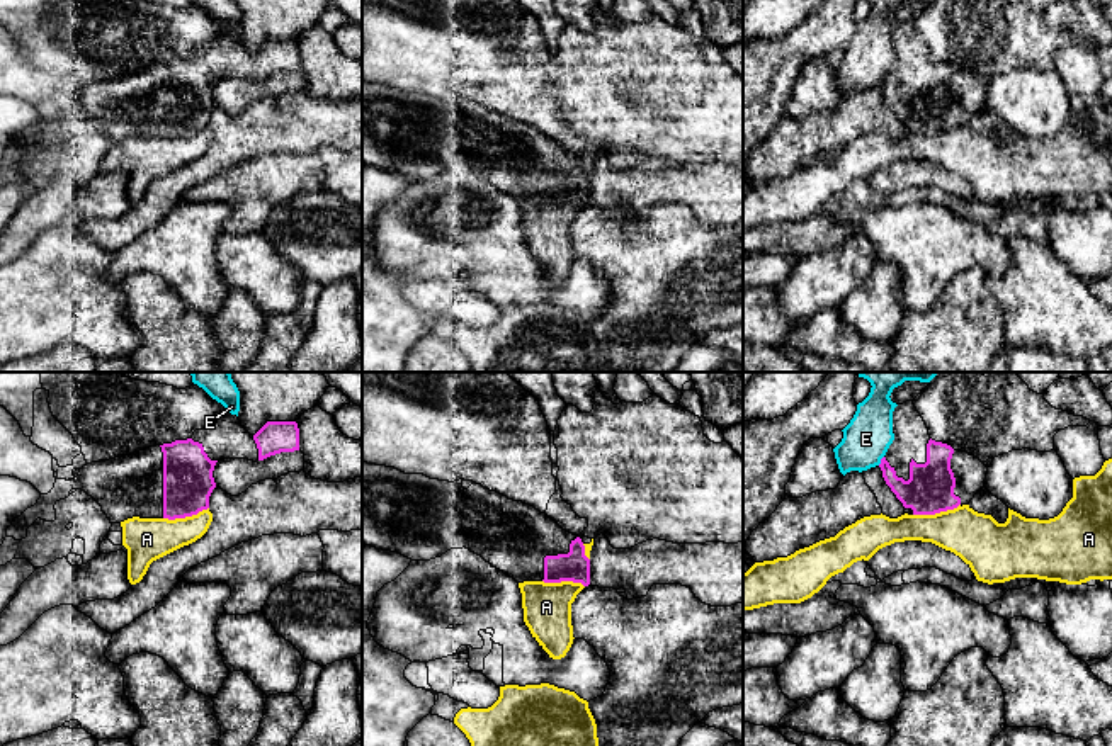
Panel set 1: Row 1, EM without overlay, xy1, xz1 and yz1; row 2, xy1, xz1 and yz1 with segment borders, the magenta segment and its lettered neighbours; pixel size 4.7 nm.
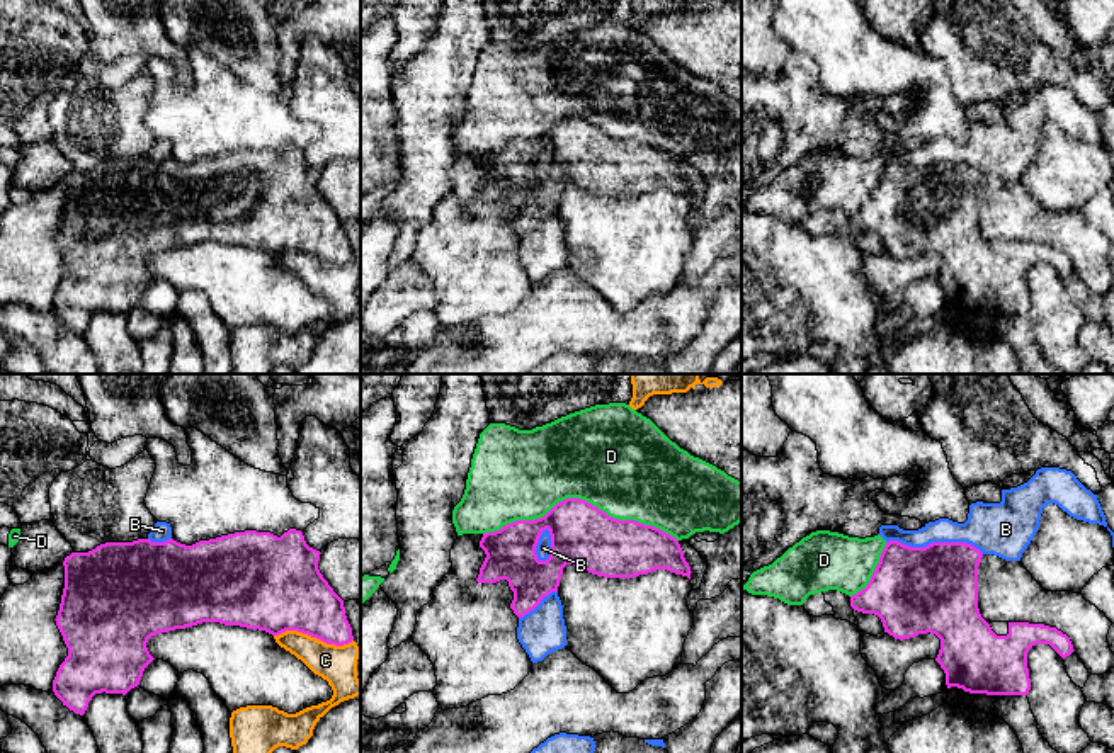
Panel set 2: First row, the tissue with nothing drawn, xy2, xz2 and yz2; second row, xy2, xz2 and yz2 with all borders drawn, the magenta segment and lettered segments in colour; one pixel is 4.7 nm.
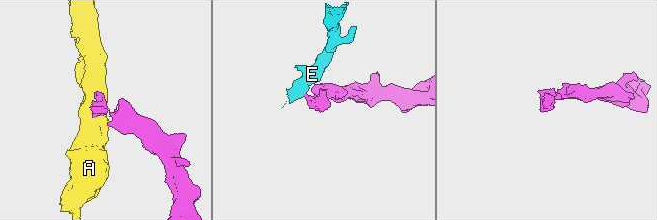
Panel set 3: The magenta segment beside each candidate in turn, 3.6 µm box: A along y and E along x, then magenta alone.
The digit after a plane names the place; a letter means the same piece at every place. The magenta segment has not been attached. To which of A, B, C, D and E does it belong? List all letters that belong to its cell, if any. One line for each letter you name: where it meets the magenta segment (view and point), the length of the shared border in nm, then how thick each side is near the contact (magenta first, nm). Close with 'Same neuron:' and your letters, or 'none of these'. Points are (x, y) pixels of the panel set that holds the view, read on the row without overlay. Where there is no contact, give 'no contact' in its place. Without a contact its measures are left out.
Same neuron: none of these

